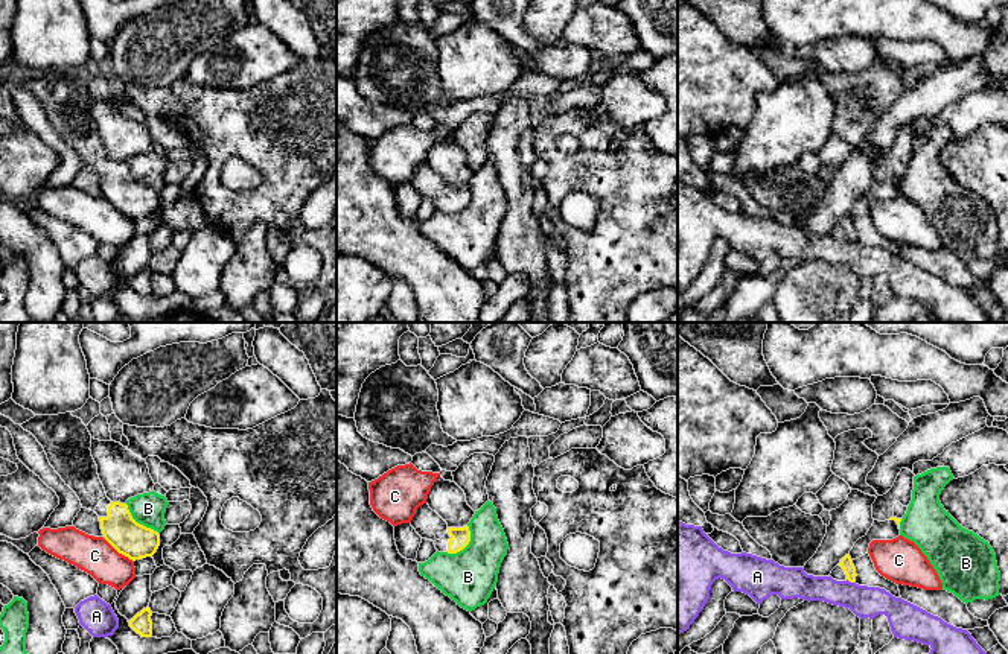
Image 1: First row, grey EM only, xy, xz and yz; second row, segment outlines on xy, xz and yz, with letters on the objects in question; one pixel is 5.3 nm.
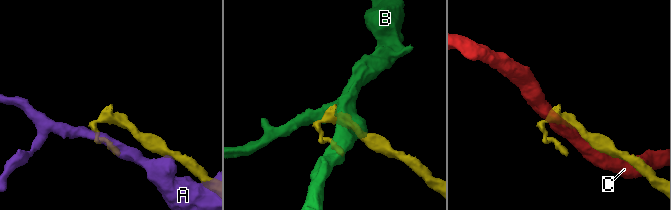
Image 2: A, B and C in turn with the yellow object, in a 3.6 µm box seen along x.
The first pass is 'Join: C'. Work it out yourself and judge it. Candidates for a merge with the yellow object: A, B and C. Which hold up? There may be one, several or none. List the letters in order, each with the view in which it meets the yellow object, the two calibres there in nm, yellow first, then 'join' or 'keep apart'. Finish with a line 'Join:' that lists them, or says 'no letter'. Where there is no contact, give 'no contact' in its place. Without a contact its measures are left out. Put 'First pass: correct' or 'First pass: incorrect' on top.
First pass: incorrect
A: yz | 70/170 nm | keep apart
B: xy | 190/170 nm | keep apart
C: xy | 190/200 nm | keep apart
Join: no letter

